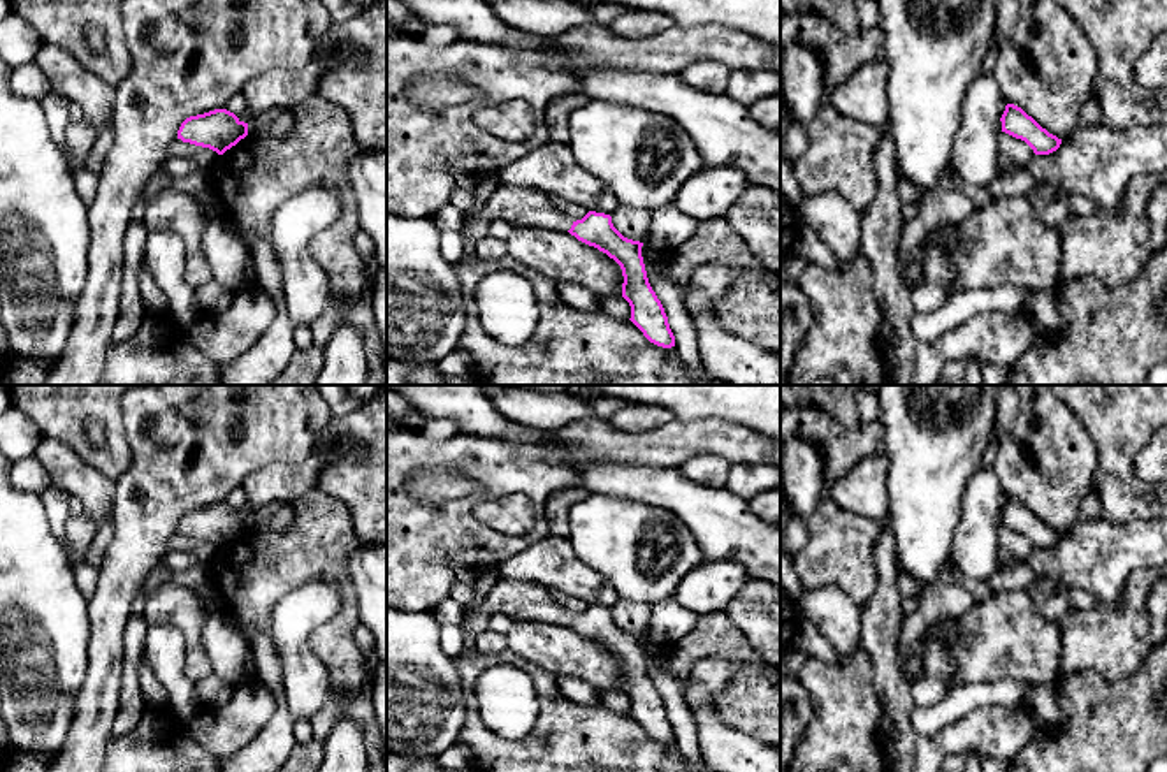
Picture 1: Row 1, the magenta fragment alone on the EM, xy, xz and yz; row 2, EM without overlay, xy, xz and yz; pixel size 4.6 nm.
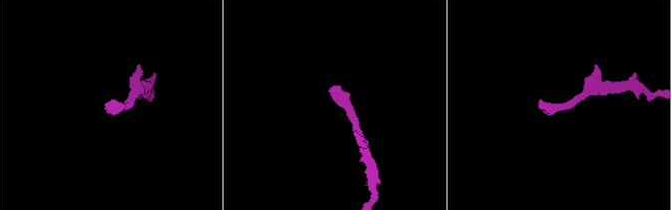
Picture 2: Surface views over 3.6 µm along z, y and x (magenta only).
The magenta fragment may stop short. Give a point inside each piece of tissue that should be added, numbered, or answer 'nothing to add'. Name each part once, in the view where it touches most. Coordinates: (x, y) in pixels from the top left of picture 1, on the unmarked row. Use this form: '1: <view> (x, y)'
1: xz (521, 600)

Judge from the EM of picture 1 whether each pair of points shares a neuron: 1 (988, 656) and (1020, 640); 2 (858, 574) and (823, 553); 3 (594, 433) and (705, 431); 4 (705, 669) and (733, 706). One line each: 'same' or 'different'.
1: same
2: same
3: same
4: different

